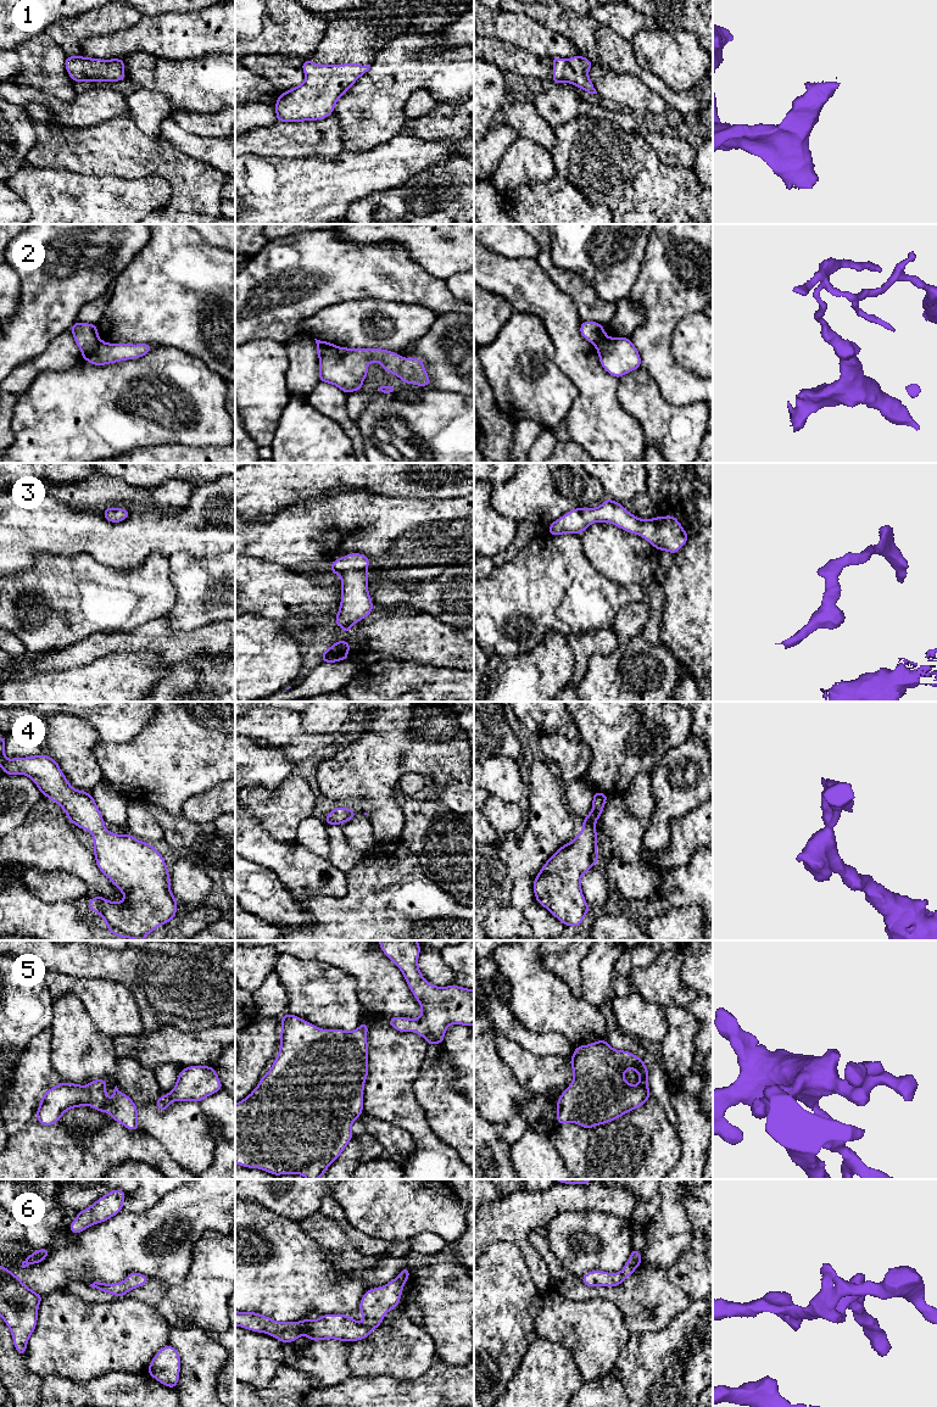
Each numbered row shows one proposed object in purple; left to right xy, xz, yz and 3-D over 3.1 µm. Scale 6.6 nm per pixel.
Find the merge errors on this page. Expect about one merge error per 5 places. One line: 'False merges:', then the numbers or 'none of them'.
False merges: 2

